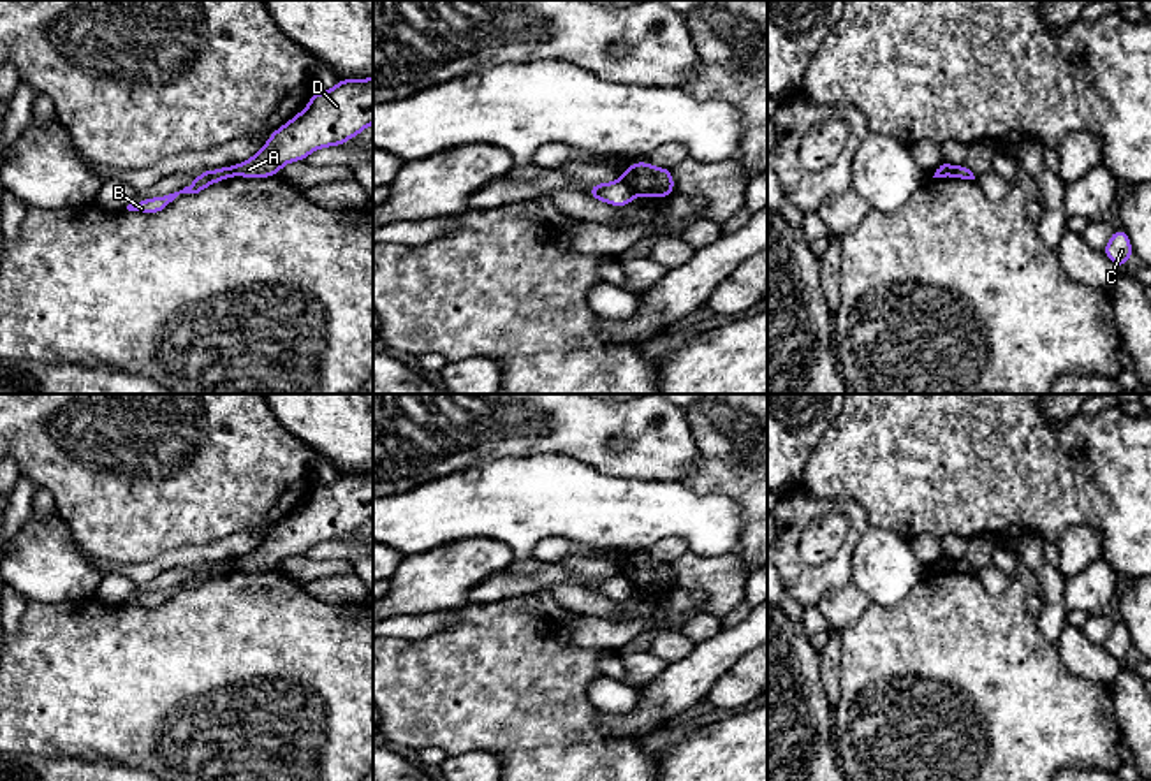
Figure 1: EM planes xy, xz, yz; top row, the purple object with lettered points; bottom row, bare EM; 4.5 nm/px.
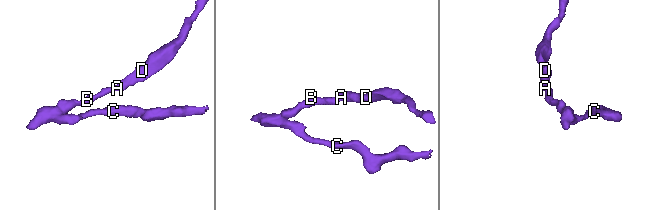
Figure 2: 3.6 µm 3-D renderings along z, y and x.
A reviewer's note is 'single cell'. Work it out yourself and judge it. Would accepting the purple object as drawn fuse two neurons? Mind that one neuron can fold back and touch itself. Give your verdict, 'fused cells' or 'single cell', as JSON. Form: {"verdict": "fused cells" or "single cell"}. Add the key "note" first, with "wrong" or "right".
{"note": "wrong", "verdict": "fused cells"}

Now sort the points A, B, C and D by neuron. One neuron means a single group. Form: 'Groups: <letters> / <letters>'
Groups: A D / B C

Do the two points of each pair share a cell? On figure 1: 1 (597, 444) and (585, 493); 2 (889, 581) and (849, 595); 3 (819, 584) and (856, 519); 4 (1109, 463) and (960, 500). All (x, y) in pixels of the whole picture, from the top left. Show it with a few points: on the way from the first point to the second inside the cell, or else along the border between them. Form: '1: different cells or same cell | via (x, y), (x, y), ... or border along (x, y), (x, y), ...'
1: different cells | border along (553, 452), (585, 461), (609, 475), (632, 479)
2: different cells | border along (852, 581), (870, 602)
3: same cell | via (835, 569), (842, 562), (852, 535)
4: same cell | via (1072, 472), (997, 474)

